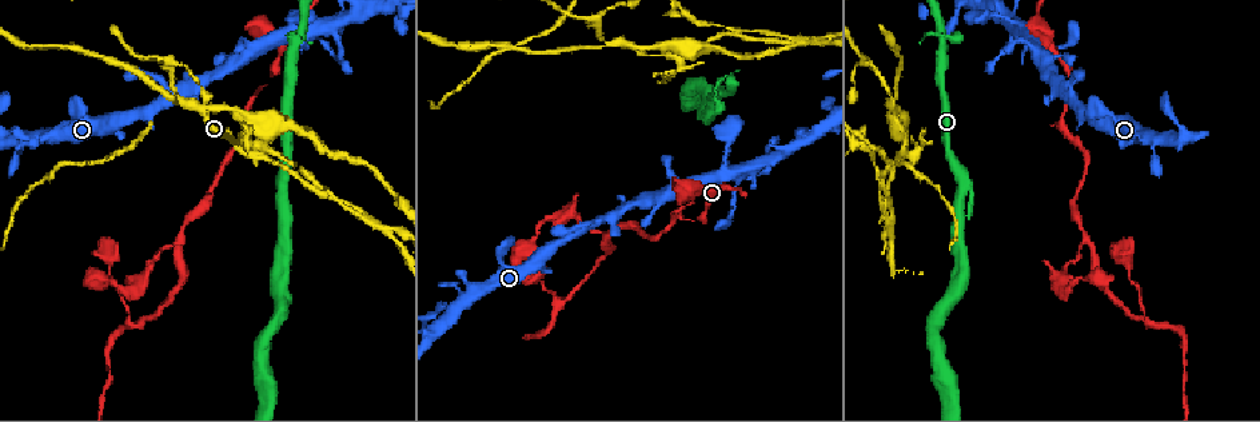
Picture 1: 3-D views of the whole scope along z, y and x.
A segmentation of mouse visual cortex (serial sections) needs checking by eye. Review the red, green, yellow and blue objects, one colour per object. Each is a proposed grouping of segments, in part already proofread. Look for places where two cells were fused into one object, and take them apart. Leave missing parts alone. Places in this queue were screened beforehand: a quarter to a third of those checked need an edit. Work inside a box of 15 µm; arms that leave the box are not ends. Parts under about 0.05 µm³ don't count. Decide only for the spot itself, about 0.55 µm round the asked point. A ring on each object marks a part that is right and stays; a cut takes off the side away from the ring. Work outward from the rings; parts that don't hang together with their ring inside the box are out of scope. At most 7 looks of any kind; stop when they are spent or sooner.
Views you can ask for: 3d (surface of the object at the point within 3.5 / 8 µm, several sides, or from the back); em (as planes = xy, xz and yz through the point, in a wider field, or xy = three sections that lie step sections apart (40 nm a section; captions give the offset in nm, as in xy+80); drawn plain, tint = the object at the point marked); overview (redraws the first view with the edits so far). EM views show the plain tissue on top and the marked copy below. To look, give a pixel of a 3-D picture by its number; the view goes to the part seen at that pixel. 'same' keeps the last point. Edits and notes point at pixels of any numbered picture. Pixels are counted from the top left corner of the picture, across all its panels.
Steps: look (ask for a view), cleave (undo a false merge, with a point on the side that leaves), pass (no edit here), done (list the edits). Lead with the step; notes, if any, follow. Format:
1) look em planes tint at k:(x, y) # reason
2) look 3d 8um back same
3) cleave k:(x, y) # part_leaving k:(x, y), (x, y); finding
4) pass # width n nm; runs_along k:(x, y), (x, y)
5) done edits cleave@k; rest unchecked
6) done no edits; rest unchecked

look 3d 8um at 1:(180, 100) # arms part here

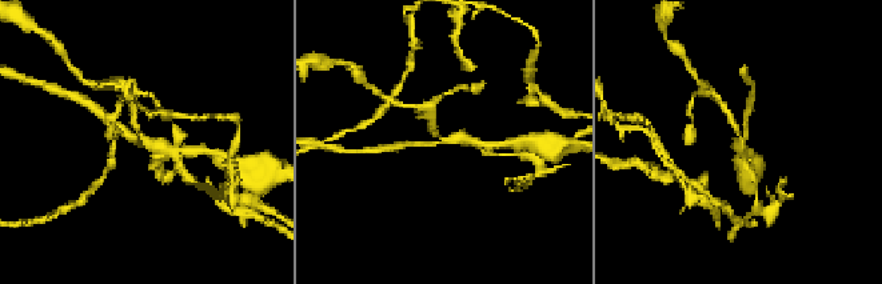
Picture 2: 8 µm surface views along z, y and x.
look 3d 3.5um at 2:(443, 142)

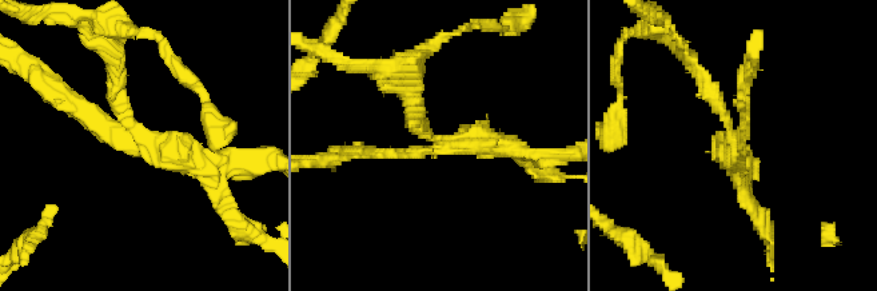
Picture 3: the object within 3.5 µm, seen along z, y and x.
look em xy step 3 tint at 3:(736, 138) # arms 3; arm_widths 150, 200, 300 nm

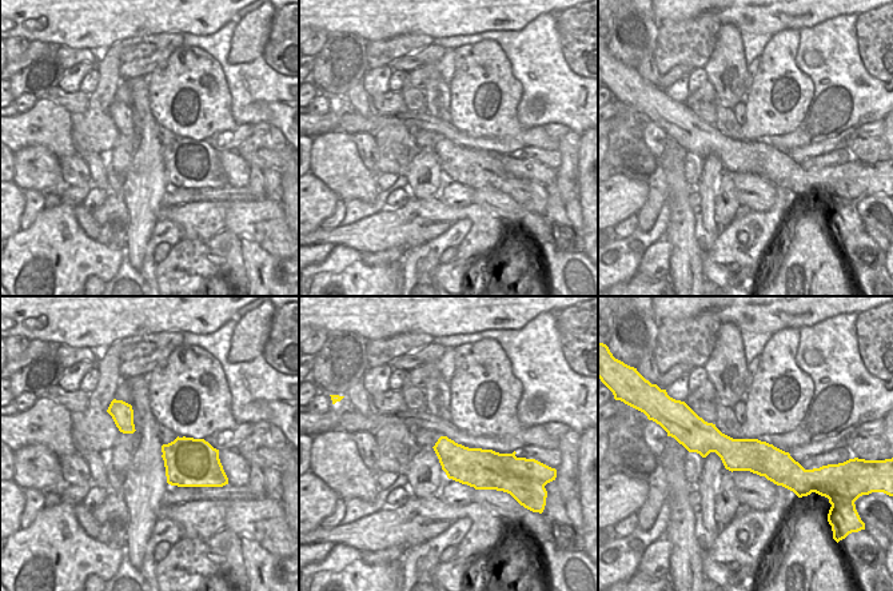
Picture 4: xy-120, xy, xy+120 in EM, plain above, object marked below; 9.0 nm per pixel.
cleave 3:(95, 110) # border 4:(471, 460), (450, 452), (443, 470); two cells meet here

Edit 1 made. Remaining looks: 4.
look 3d 8um at 1:(296, 44) # thin neck

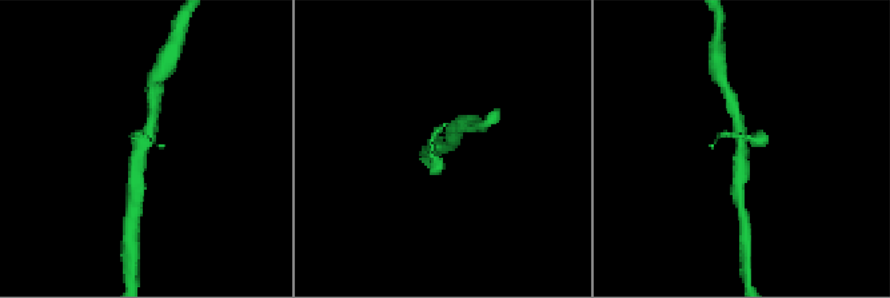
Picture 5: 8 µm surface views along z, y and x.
look 3d 3.5um at 5:(139, 144) # zoom in

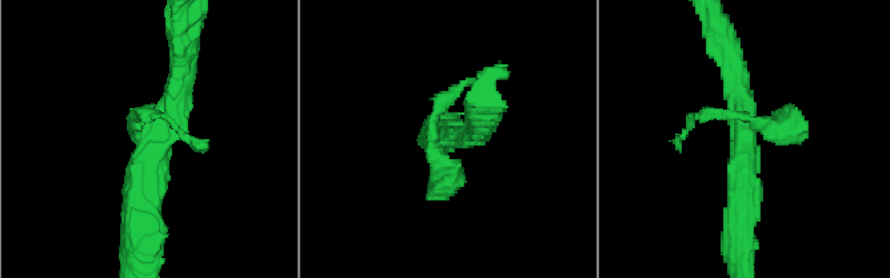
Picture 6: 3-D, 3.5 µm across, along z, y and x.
look em xy step 3 tint at 6:(154, 144)

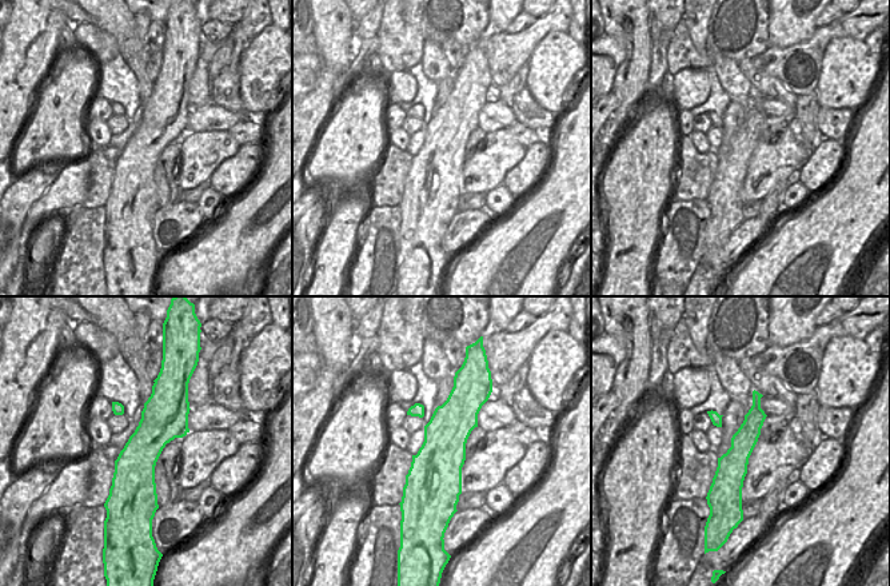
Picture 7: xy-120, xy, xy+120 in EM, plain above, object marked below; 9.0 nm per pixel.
cleave 6:(454, 183) # part_leaving 6:(435, 147), (443, 185), (427, 198); a second cell is stuck on

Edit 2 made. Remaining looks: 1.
done edits cleave@3, cleave@6; rest unchecked

